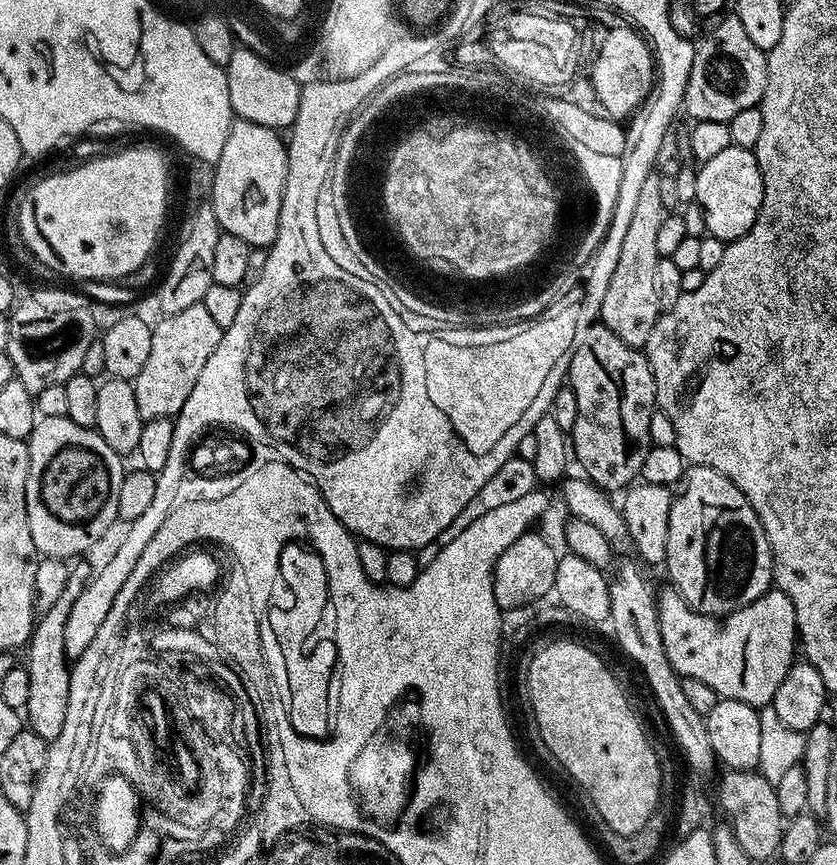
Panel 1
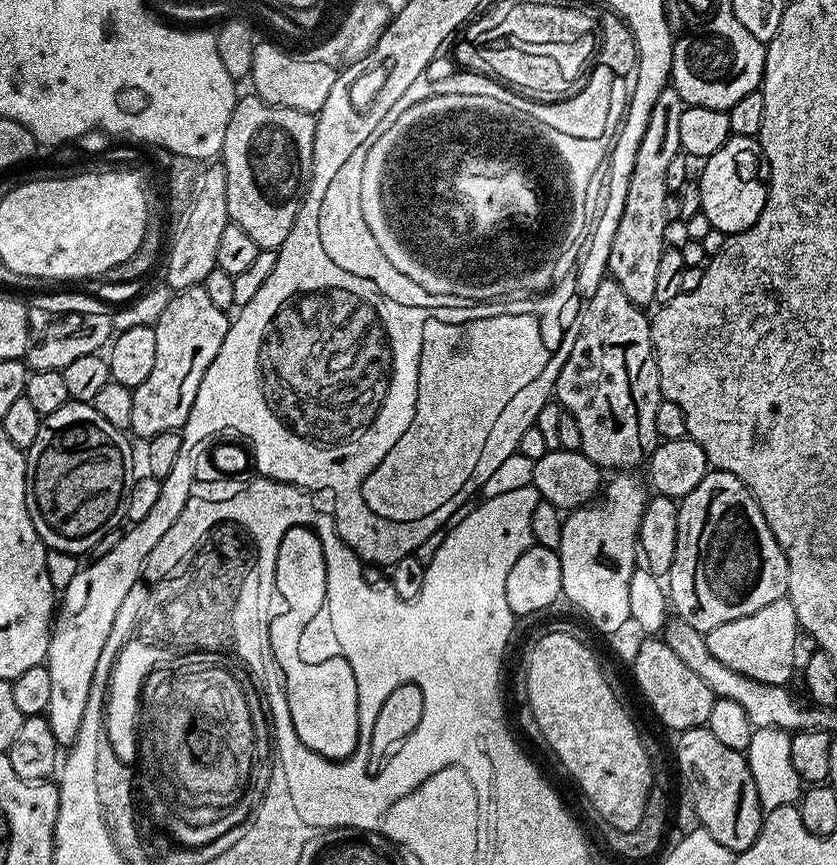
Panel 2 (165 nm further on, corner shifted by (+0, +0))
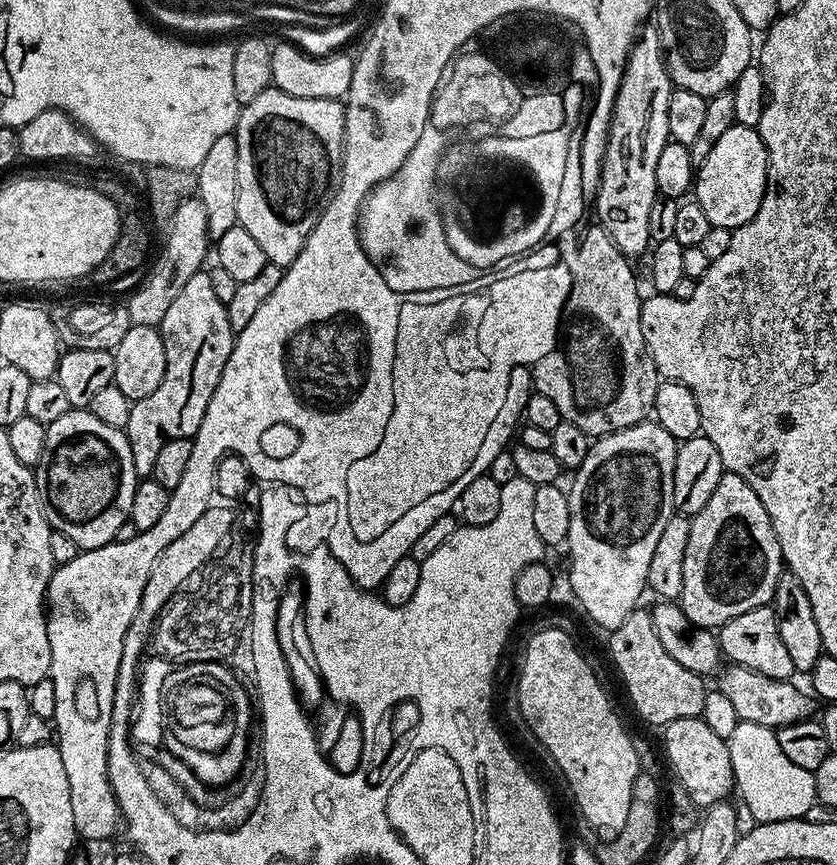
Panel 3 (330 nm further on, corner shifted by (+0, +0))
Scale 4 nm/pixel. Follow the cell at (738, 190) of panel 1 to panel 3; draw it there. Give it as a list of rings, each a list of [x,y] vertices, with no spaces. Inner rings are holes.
[[[735,123],[715,143],[694,181],[694,199],[706,210],[713,228],[734,229],[750,222],[758,214],[758,206],[768,185],[768,151],[759,131]]]

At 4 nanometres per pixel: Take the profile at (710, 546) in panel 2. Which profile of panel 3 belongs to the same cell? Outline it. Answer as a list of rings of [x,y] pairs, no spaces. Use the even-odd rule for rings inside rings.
[[[725,471],[706,506],[702,506],[691,521],[690,542],[686,542],[686,558],[682,561],[682,594],[678,601],[686,618],[690,618],[690,622],[699,628],[718,630],[726,622],[738,618],[738,614],[746,614],[746,610],[771,605],[775,587],[786,565],[770,514],[766,514],[766,506],[762,506],[758,494],[754,494],[754,490],[746,486],[738,474]]]

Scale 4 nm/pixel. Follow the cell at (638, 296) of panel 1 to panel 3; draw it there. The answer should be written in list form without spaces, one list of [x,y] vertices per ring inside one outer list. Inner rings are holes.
[[[645,27],[633,43],[628,53],[628,63],[624,66],[624,77],[620,80],[620,89],[612,105],[612,124],[608,128],[608,145],[604,151],[604,165],[600,171],[600,187],[594,197],[594,208],[599,227],[608,231],[608,236],[622,250],[622,254],[635,258],[649,251],[653,243],[652,211],[658,201],[658,178],[654,178],[658,158],[662,150],[670,142],[668,134],[668,111],[670,110],[670,94],[673,83],[668,77],[668,66],[664,55],[664,46],[660,43],[660,33],[655,27]]]

